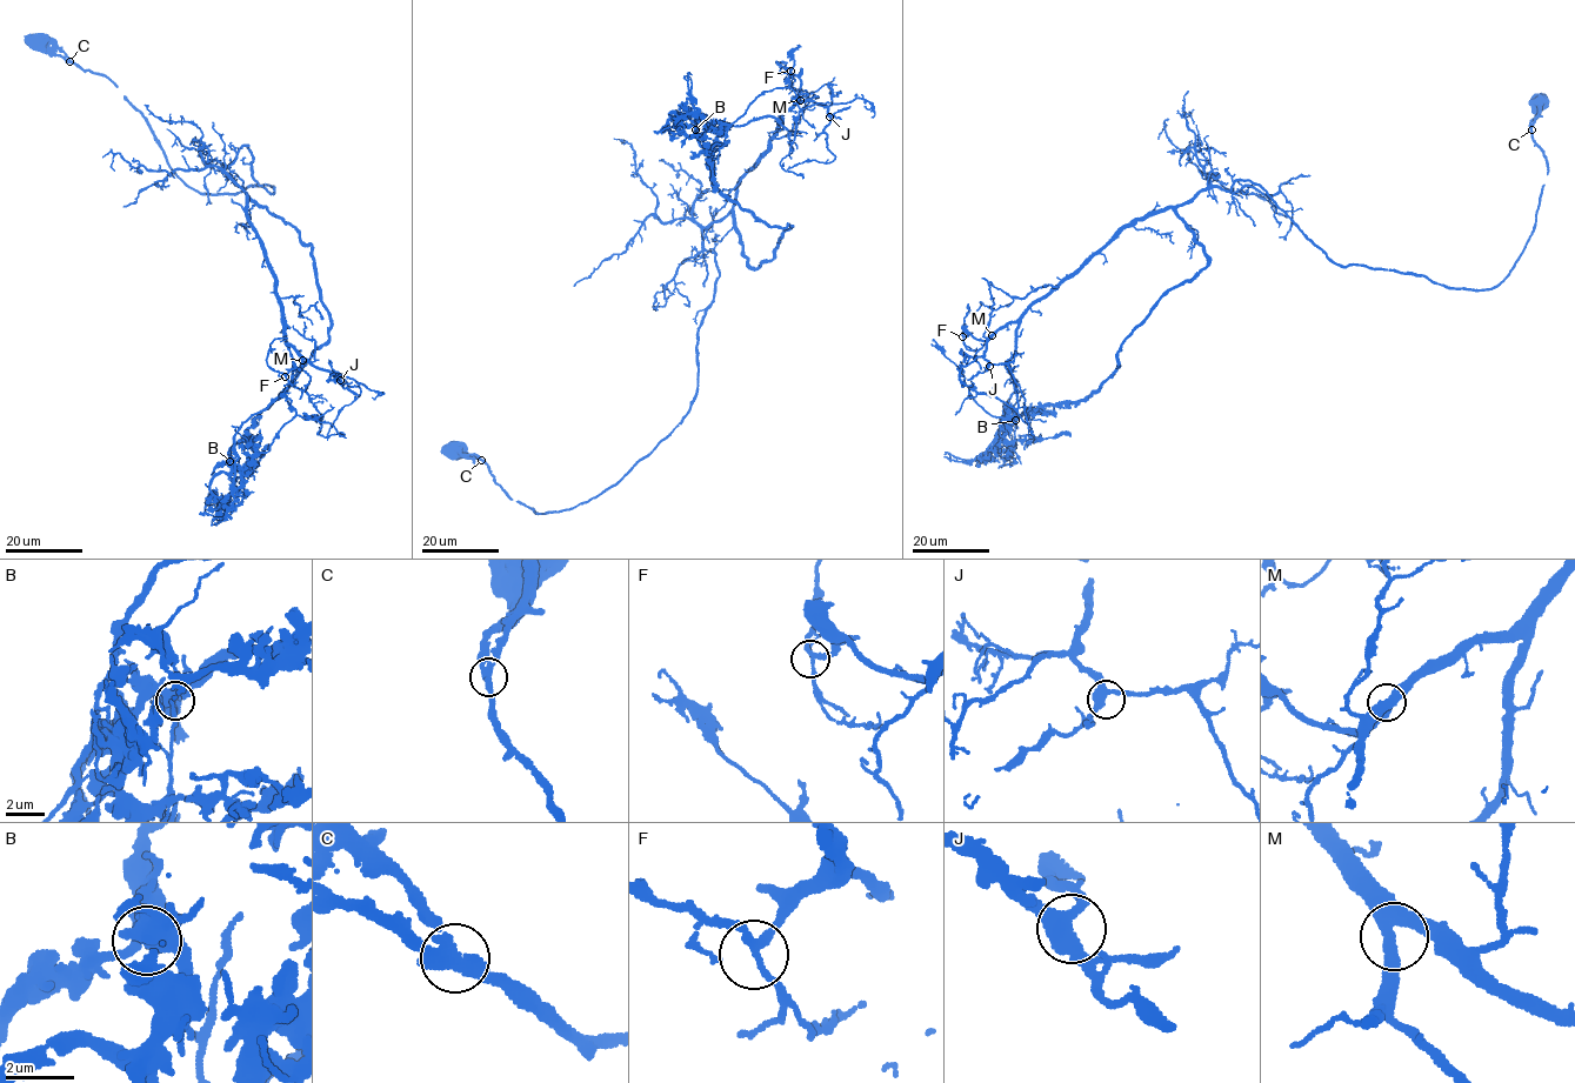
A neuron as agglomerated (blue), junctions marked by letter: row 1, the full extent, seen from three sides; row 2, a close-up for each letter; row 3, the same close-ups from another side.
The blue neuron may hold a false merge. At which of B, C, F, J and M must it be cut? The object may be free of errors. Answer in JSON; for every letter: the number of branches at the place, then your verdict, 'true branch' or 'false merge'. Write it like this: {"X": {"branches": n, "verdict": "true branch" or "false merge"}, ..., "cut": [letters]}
{"B": {"branches": 3, "verdict": "true branch"}, "C": {"branches": 3, "verdict": "true branch"}, "F": {"branches": 3, "verdict": "true branch"}, "J": {"branches": 3, "verdict": "true branch"}, "M": {"branches": 3, "verdict": "true branch"}, "cut": []}

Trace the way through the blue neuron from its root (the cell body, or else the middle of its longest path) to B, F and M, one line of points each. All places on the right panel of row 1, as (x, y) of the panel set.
B: (1540, 99), (1535, 227), (1496, 286), (1337, 265), (1260, 186), (1208, 187), (1029, 308), (1015, 420)
F: (1540, 99), (1535, 227), (1492, 288), (1334, 263), (1238, 180), (1134, 219), (1019, 320), (962, 336)
M: (1540, 99), (1535, 227), (1492, 288), (1334, 263), (1238, 180), (1134, 219), (992, 335)

